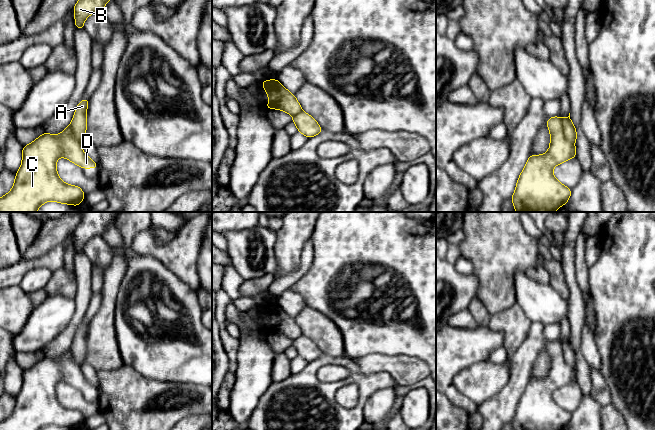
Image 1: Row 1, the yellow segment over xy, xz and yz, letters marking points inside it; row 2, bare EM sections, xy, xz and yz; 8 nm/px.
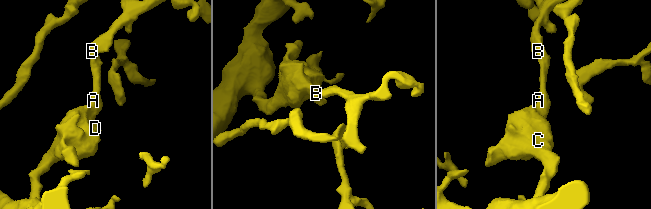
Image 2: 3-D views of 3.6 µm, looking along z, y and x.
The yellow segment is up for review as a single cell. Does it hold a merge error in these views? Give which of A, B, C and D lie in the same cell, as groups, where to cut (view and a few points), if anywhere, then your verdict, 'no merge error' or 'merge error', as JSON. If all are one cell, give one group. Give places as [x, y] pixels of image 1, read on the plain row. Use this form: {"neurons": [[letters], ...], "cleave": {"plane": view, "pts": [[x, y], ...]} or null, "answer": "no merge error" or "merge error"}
{"neurons": [["A", "B"], ["C", "D"]], "cleave": {"plane": "yz", "pts": [[560, 343], [562, 356], [571, 367]]}, "answer": "merge error"}

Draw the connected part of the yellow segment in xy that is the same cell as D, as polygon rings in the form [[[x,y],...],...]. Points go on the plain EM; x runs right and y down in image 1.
[[[71,349],[58,359],[44,356],[32,367],[23,371],[22,388],[16,397],[11,415],[0,421],[0,430],[42,430],[48,425],[79,430],[85,418],[80,411],[66,408],[60,403],[56,391],[57,383],[60,381],[81,392],[98,392],[98,388],[84,377],[80,365],[71,355]]]

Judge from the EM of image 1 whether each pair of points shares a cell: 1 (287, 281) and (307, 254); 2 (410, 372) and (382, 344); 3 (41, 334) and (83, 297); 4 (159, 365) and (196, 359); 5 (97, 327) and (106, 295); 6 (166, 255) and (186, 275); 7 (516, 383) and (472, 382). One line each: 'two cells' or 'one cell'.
1: one cell
2: two cells
3: two cells
4: one cell
5: one cell
6: one cell
7: two cells

